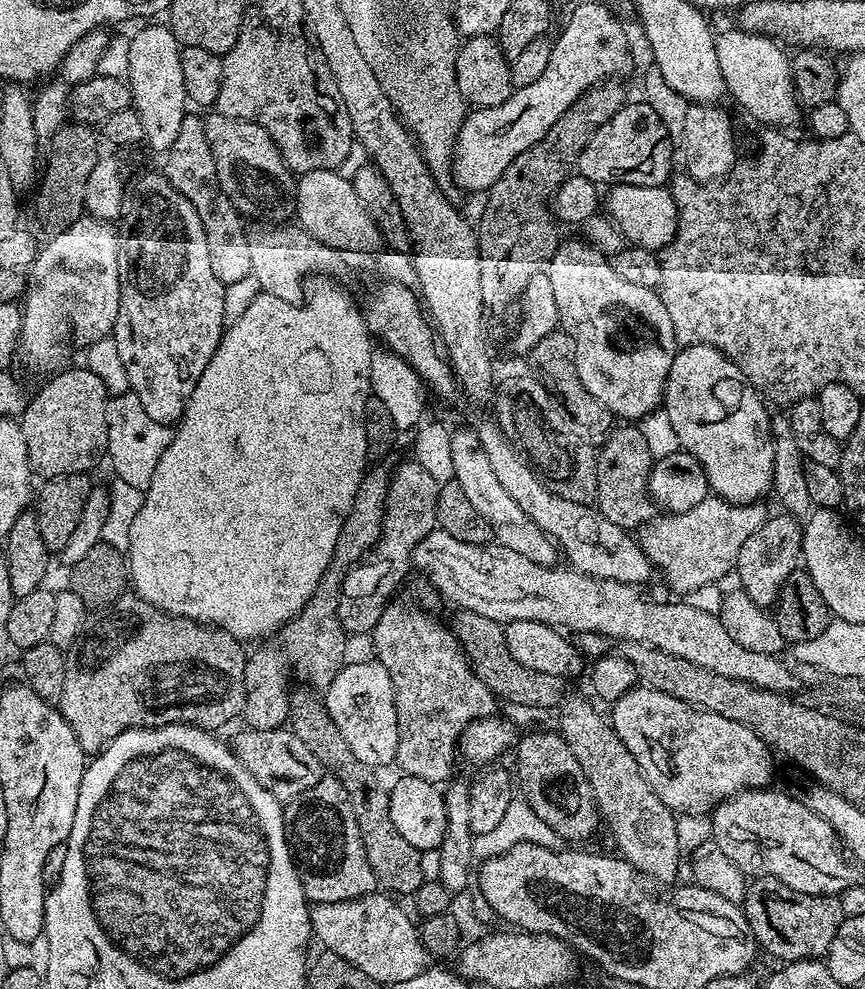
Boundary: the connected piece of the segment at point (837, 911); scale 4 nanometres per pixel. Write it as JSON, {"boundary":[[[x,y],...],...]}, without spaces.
{"boundary":[[[757,876],[747,885],[742,907],[757,945],[763,951],[765,948],[770,955],[777,956],[780,962],[827,957],[830,942],[834,942],[834,934],[838,934],[840,923],[846,918],[840,905],[839,895],[802,894],[798,890],[790,890],[790,886],[775,880],[772,876]]]}

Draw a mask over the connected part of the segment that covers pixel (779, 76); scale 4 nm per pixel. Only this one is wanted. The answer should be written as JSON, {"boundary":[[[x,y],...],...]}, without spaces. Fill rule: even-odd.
{"boundary":[[[741,28],[719,33],[715,42],[725,89],[731,92],[752,117],[766,123],[766,126],[781,125],[778,123],[786,122],[796,114],[796,108],[792,104],[794,87],[791,59],[776,44],[779,43],[763,33],[746,32]]]}

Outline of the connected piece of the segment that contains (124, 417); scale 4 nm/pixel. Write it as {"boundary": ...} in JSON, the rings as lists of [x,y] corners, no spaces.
{"boundary":[[[129,390],[123,395],[113,395],[109,399],[106,406],[106,430],[108,431],[106,460],[112,463],[112,468],[116,471],[115,479],[130,482],[130,486],[147,490],[154,478],[154,469],[158,467],[158,458],[162,458],[166,446],[170,446],[174,435],[173,429],[169,425],[154,422],[154,418],[150,418],[150,414],[142,410],[142,402],[138,402],[138,398]]]}

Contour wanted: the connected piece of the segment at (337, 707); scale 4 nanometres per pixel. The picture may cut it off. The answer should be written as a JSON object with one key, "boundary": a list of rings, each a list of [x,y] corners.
{"boundary":[[[369,658],[356,663],[345,663],[344,667],[340,669],[340,673],[328,684],[322,699],[334,726],[338,726],[338,730],[342,730],[342,738],[346,738],[346,742],[350,742],[350,750],[354,750],[356,757],[364,764],[377,766],[376,764],[389,763],[391,765],[395,761],[398,738],[400,737],[396,695],[394,694],[394,686],[390,682],[390,674],[386,670],[386,666],[382,666],[379,660]]]}

